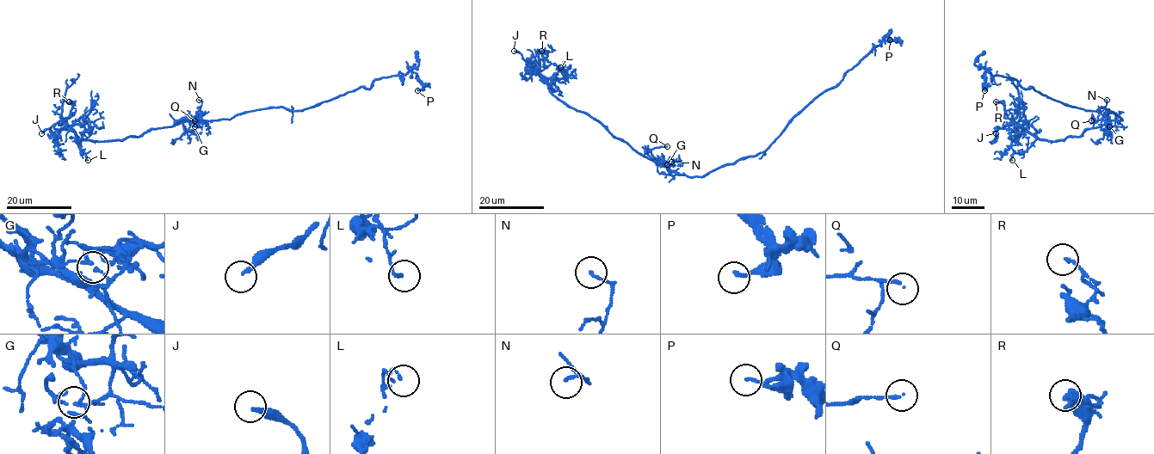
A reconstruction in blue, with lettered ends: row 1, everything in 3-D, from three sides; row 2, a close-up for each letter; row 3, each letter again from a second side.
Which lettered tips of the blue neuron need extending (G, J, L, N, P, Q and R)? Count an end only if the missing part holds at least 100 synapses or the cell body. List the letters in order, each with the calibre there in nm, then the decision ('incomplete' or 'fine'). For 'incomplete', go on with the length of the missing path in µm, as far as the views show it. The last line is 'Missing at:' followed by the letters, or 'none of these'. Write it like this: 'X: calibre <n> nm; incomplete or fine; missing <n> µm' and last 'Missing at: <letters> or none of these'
G: calibre 130 nm; fine
J: calibre 220 nm; incomplete; missing 40 µm
L: calibre 120 nm; fine
N: calibre 110 nm; fine
P: calibre 140 nm; fine
Q: calibre 130 nm; fine
R: calibre 120 nm; fine
Missing at: J

